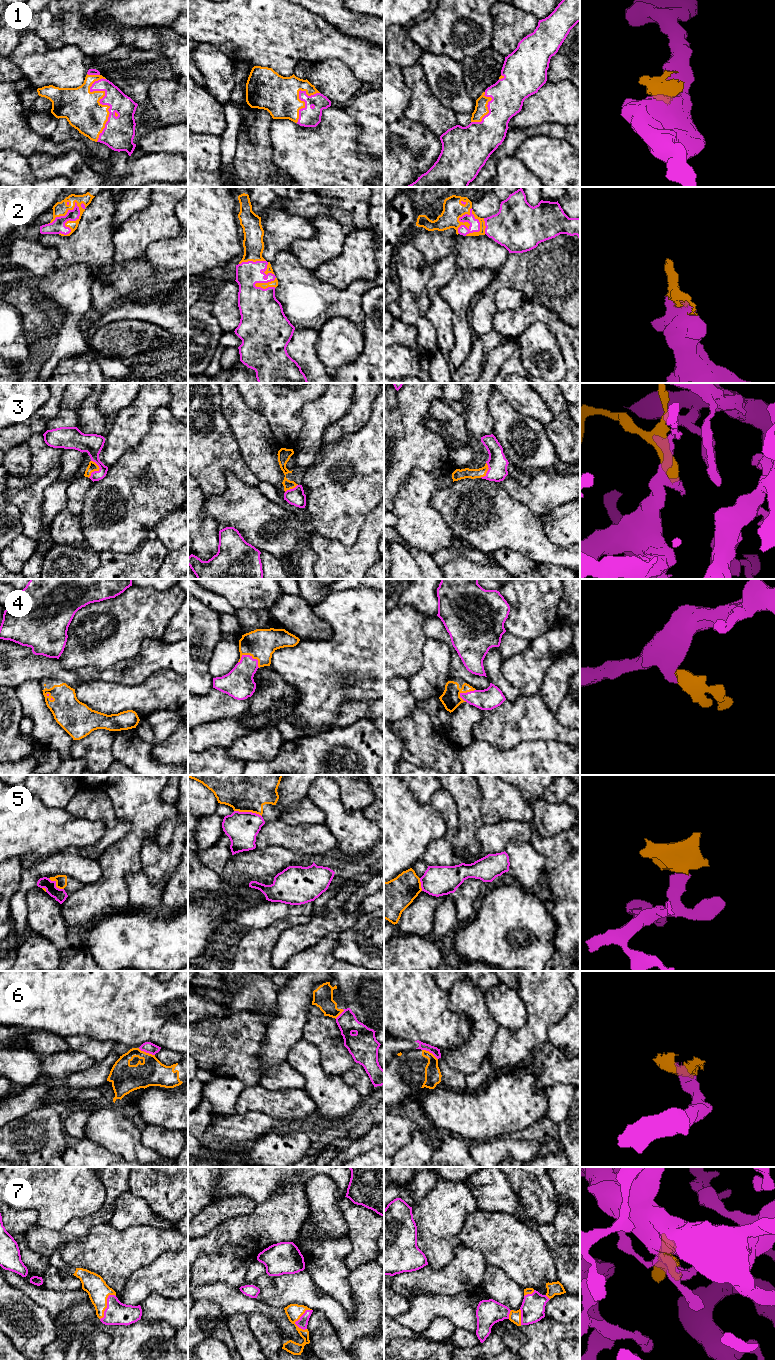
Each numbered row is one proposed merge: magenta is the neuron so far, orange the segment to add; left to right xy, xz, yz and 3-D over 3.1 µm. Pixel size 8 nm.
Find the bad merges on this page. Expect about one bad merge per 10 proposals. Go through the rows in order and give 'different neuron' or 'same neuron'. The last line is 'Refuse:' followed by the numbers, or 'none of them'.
1: same neuron
2: same neuron
3: same neuron
4: same neuron
5: different neuron
6: different neuron
7: same neuron
Refuse: 5, 6

